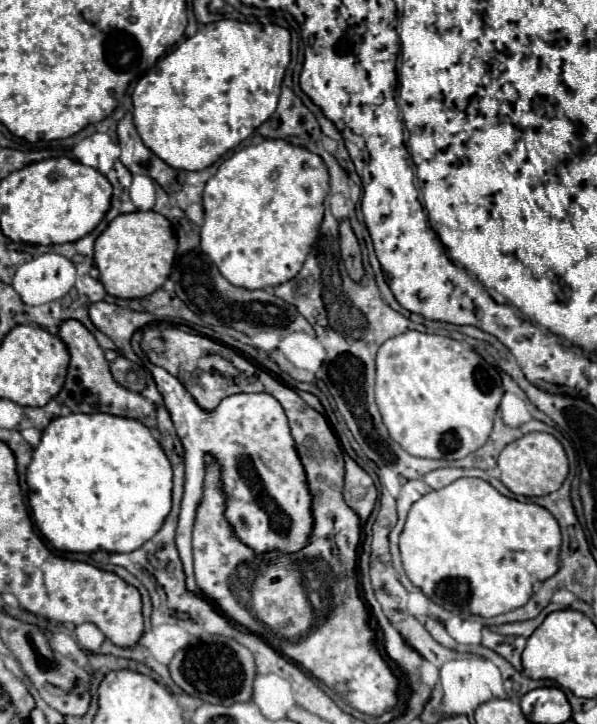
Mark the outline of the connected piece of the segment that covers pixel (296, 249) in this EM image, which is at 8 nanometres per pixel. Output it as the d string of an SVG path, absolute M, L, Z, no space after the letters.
M265 138L259 144L245 146L227 158L219 166L217 174L211 176L205 184L205 222L201 226L201 250L235 286L247 290L279 286L301 270L319 234L319 226L323 222L323 202L327 194L329 172L321 156L279 138Z

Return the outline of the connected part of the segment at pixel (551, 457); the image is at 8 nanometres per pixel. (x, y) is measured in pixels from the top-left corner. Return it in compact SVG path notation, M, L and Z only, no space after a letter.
M529 432L525 436L521 436L519 440L507 444L503 448L503 452L499 454L499 470L501 476L499 480L513 492L519 496L545 496L551 494L555 490L561 488L563 480L569 474L569 462L567 462L567 454L561 446L561 442L545 432Z

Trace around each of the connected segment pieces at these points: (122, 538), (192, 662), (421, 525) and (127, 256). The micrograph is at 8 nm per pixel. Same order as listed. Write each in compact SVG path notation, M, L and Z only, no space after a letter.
M69 414L51 420L27 468L29 506L41 534L63 552L133 552L143 546L171 512L173 470L153 432L135 418L113 414Z
M211 636L207 640L197 640L185 646L183 650L179 650L169 664L169 672L175 684L183 692L191 696L199 694L205 702L211 702L211 704L231 706L235 702L251 700L257 666L255 666L253 654L245 646L237 644L233 638Z
M459 478L441 490L425 494L411 506L399 548L409 580L435 604L455 614L491 618L525 606L533 594L533 584L557 574L561 530L553 514L543 506L507 498L481 478Z
M131 212L131 214L121 214L117 216L107 230L97 238L95 242L95 266L101 272L101 282L105 286L105 290L111 296L117 298L145 298L149 294L153 294L157 288L163 286L163 282L169 278L171 274L171 266L175 260L175 252L177 252L177 238L175 232L171 228L171 222L161 216L159 212Z

